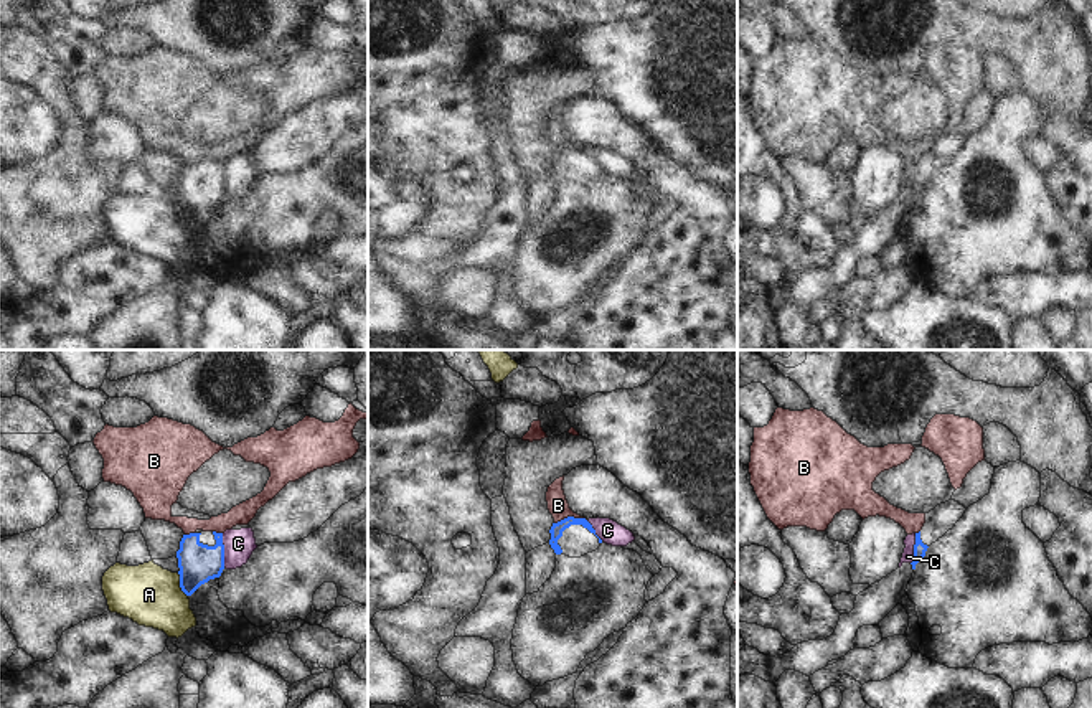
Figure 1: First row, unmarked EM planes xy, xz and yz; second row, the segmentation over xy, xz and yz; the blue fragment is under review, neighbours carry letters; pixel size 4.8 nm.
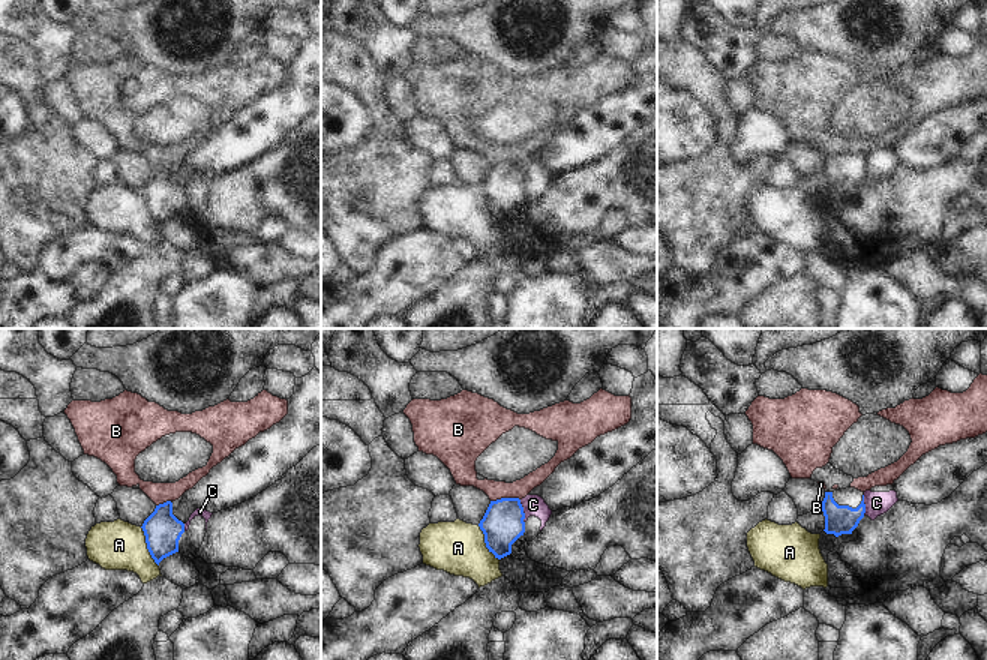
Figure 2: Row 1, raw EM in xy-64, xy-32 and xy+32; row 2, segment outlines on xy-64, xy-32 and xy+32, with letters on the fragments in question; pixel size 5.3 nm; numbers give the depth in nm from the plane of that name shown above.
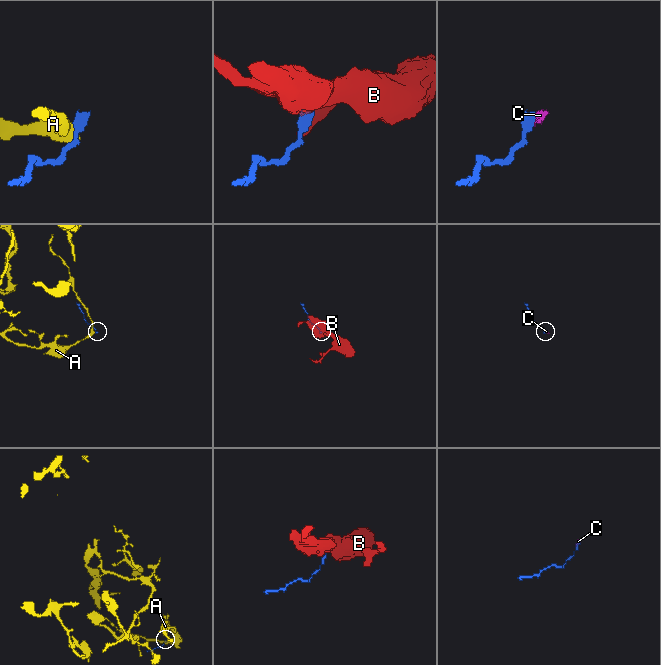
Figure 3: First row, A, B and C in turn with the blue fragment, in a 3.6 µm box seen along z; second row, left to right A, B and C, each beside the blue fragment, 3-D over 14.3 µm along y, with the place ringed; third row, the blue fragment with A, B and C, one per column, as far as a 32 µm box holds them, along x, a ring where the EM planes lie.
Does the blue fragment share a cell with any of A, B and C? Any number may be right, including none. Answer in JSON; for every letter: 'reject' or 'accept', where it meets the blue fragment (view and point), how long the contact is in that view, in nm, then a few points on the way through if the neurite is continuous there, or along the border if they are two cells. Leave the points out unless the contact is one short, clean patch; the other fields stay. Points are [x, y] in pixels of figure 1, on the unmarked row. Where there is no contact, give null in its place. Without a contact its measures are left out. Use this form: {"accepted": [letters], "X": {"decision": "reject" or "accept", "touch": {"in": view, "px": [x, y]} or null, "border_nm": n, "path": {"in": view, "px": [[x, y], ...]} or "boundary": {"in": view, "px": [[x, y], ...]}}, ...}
{"accepted": [], "A": {"decision": "reject", "touch": {"in": "xy", "px": [180, 215]}, "border_nm": 130, "boundary": {"in": "xy", "px": [[177, 203], [180, 220], [187, 226]]}}, "B": {"decision": "reject", "touch": {"in": "xz", "px": [569, 147]}, "border_nm": 160, "boundary": {"in": "xz", "px": [[586, 151], [564, 147], [555, 154]]}}, "C": {"decision": "reject", "touch": {"in": "xy", "px": [223, 180]}, "border_nm": 170, "boundary": {"in": "xy", "px": [[221, 164], [225, 197]]}}}

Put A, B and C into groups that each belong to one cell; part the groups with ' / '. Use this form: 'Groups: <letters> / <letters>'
Groups: A / B / C.

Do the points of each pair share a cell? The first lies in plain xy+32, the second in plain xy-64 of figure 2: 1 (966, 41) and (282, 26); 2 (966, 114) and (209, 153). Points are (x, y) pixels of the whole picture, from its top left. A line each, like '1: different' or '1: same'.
1: different
2: same

